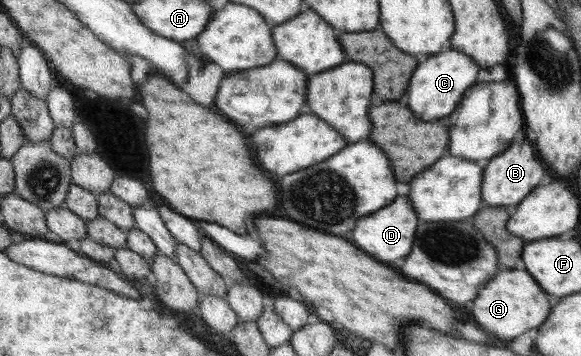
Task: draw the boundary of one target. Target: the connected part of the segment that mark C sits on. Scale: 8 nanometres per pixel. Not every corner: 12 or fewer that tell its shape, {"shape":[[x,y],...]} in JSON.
{"shape":[[422,58],[407,107],[425,122],[452,114],[476,83],[474,59]]}

